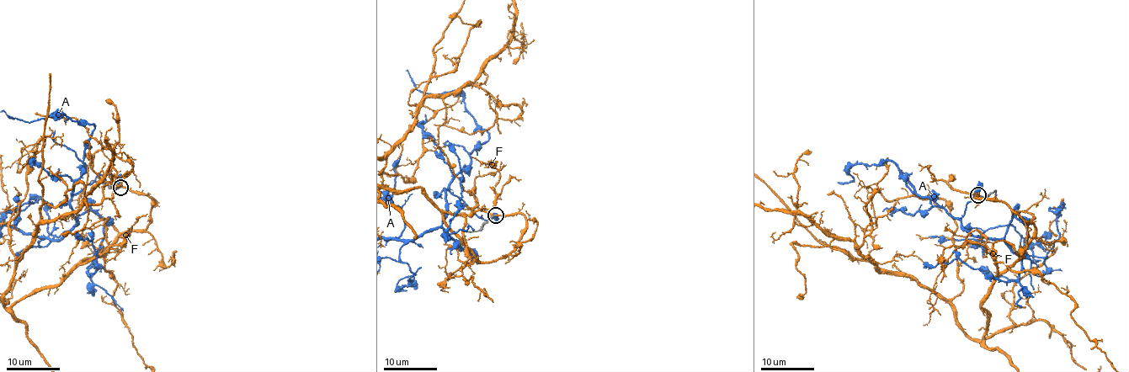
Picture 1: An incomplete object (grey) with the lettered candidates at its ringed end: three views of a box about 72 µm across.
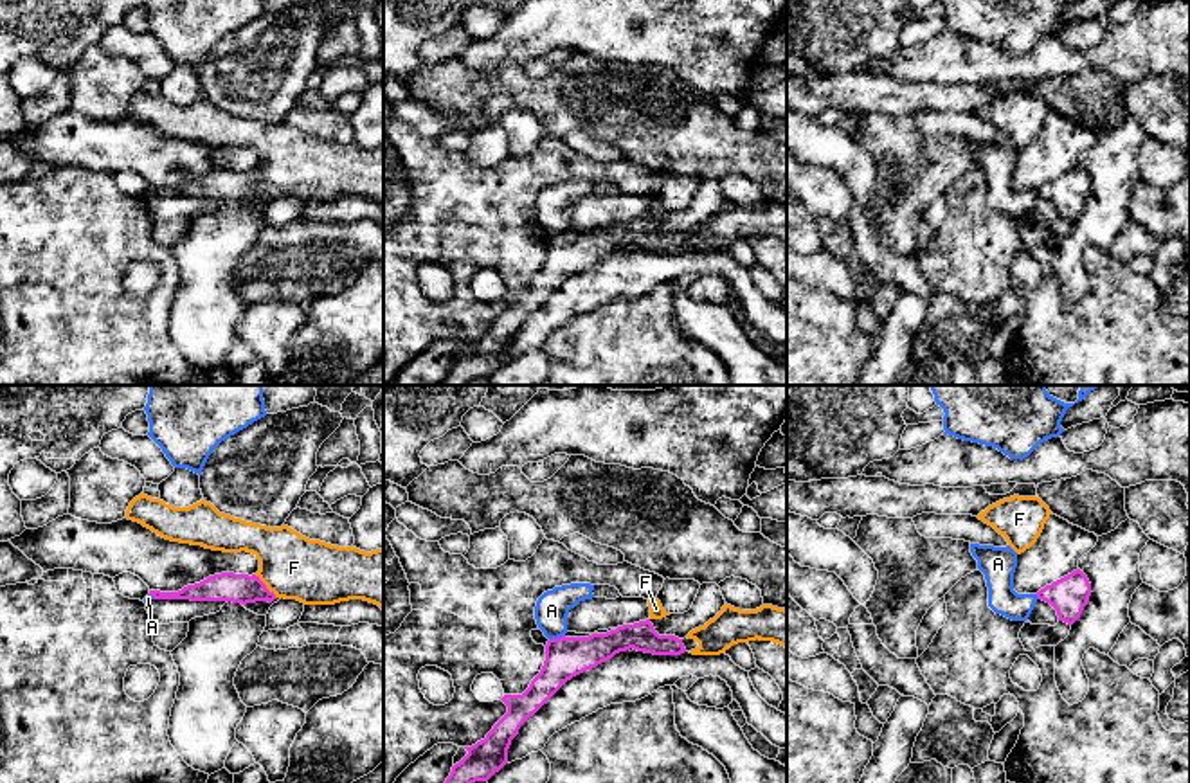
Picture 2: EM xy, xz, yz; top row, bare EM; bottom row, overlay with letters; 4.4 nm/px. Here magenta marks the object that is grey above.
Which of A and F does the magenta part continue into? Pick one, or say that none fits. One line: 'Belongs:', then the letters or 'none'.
Belongs: F

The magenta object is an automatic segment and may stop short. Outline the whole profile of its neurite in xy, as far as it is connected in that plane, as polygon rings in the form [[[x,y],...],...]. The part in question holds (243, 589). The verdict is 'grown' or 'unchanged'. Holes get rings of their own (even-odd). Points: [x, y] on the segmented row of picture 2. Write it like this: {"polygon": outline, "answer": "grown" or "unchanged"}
{"polygon": [[[144,493],[130,502],[126,518],[142,524],[171,542],[202,545],[223,553],[247,551],[259,560],[259,571],[252,576],[221,572],[200,583],[187,585],[178,592],[149,590],[155,599],[232,601],[241,605],[256,601],[272,603],[275,598],[297,599],[304,605],[335,605],[364,599],[383,610],[383,547],[371,553],[356,547],[338,547],[310,540],[288,526],[266,527],[234,518],[220,513],[205,500],[189,508],[175,508]]], "answer": "grown"}

